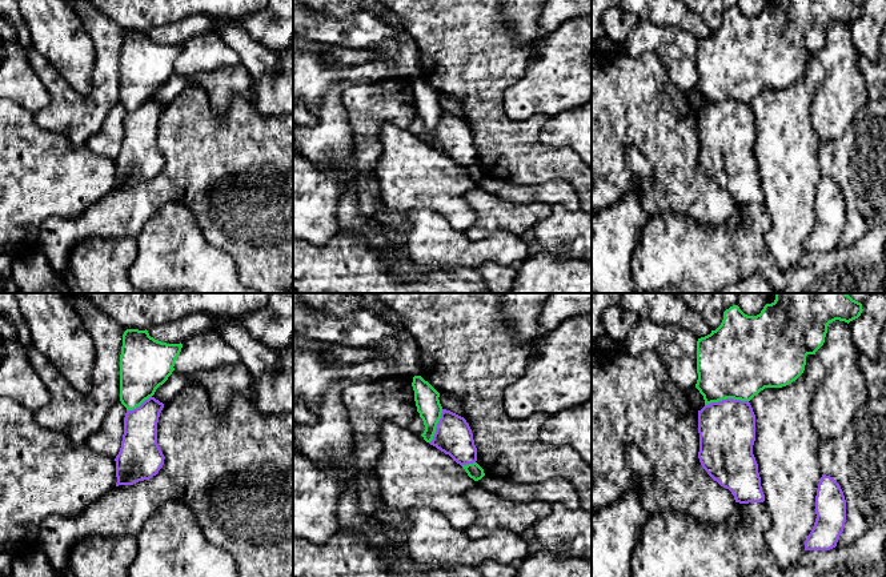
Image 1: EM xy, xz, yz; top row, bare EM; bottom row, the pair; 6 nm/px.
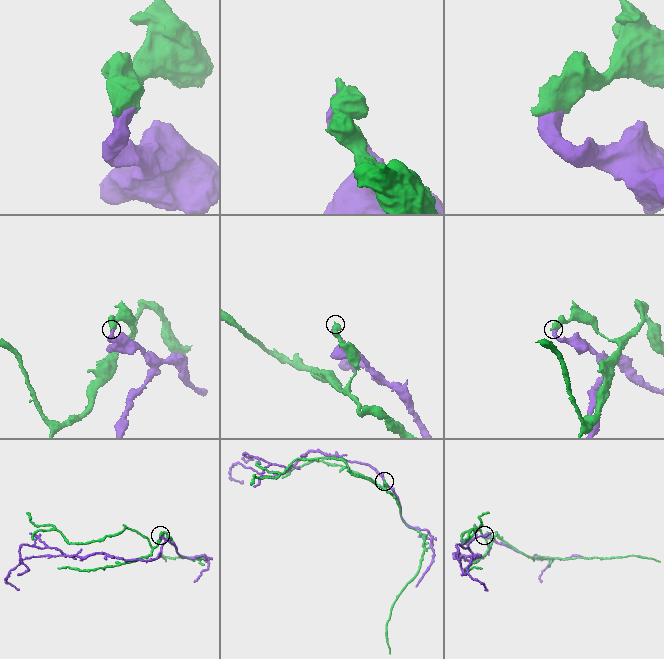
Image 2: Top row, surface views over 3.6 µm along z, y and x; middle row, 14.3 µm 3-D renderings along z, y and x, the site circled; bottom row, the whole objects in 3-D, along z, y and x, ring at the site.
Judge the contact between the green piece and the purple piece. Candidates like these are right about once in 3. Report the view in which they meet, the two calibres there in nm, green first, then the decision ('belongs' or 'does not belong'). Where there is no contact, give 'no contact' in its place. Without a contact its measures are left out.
yz | 460/340 nm | does not belong

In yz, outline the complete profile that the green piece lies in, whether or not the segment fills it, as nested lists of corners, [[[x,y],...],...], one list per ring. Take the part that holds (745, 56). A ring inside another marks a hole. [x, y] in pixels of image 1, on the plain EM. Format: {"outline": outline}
{"outline": [[[775,0],[766,5],[759,16],[747,17],[738,7],[723,13],[721,27],[697,43],[695,89],[703,97],[705,107],[726,100],[750,103],[765,89],[782,89],[795,83],[805,72],[806,57],[815,56],[823,47],[830,24],[850,24],[862,15],[862,5],[853,0]]]}

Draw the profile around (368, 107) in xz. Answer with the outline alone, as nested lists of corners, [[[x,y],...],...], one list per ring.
[[[389,79],[372,84],[354,84],[341,95],[342,107],[353,136],[353,163],[358,173],[373,175],[382,155],[380,128],[384,124],[393,124],[408,128],[417,115],[413,79]]]

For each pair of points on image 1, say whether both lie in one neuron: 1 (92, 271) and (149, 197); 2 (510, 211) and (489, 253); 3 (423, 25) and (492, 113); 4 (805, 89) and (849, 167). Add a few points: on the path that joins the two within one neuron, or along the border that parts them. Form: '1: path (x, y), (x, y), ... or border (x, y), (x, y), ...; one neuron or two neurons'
1: border (87, 237), (135, 239); two neurons
2: border (520, 235), (494, 231), (478, 240), (470, 237); two neurons
3: path (444, 47), (480, 83), (481, 92); one neuron
4: border (820, 141), (817, 161), (821, 173); two neurons

